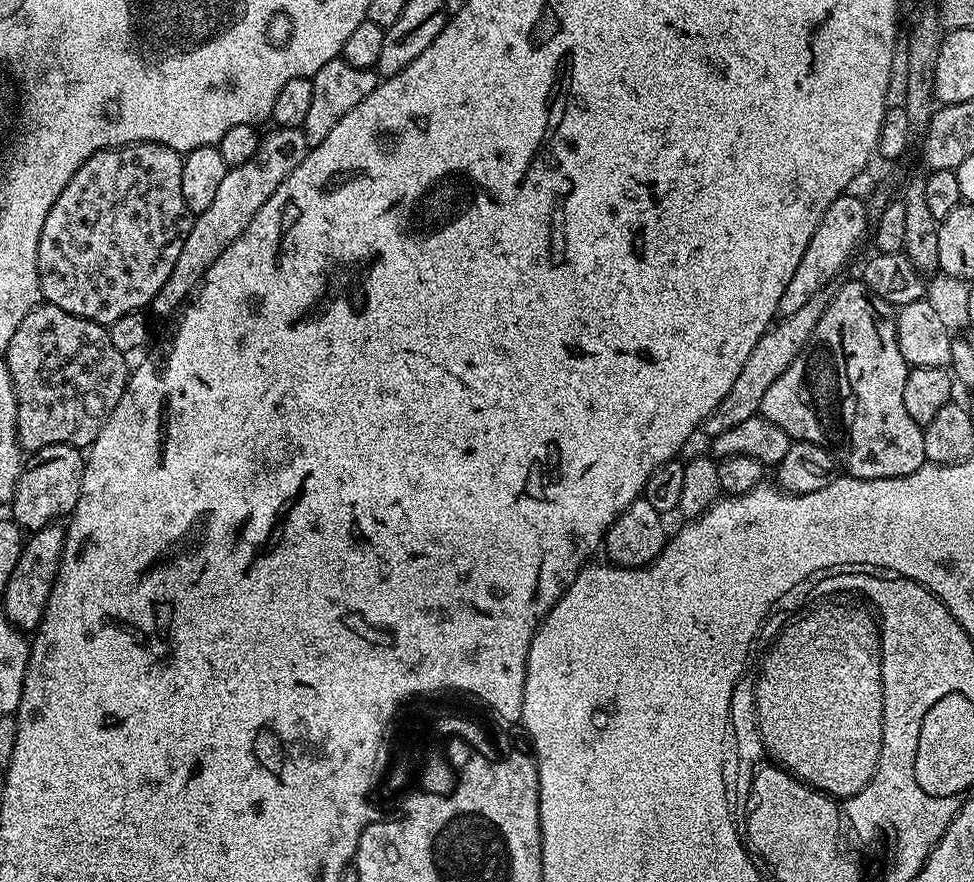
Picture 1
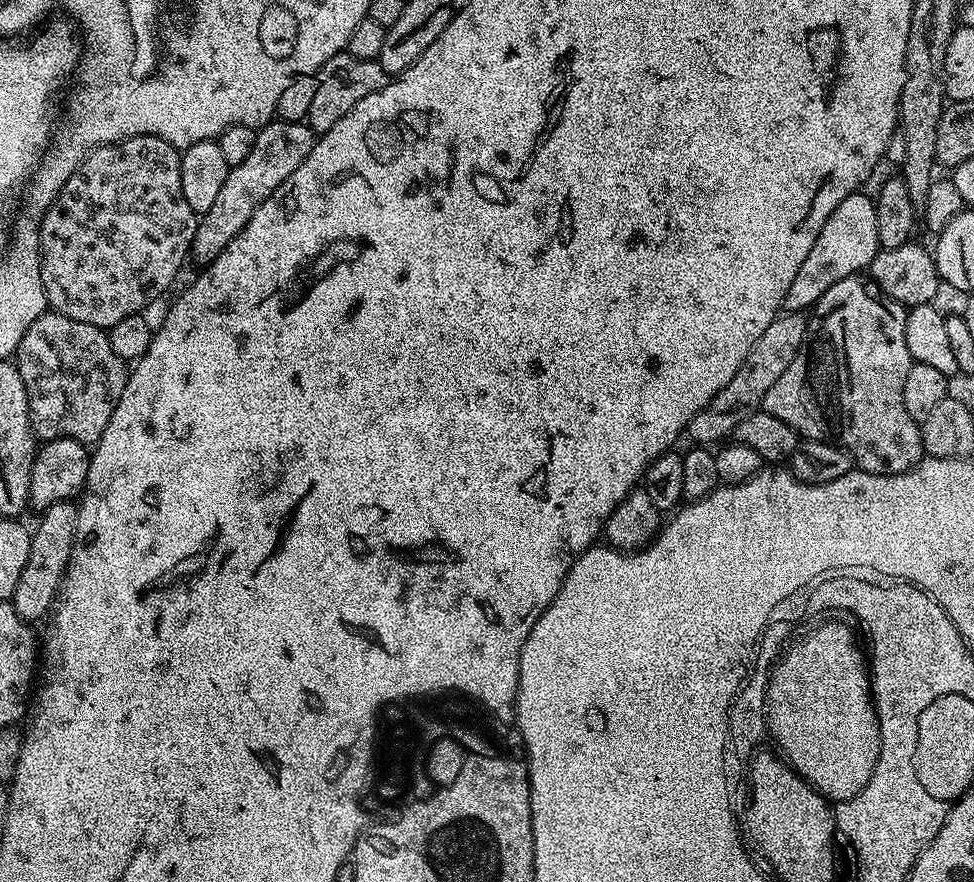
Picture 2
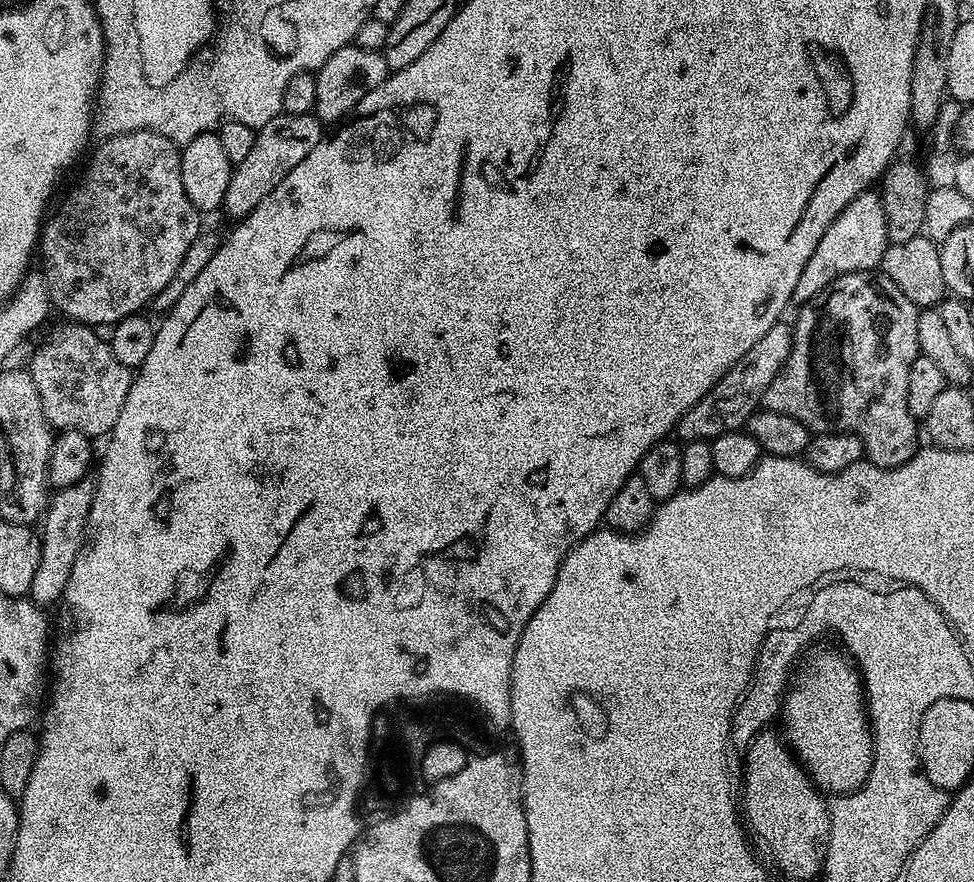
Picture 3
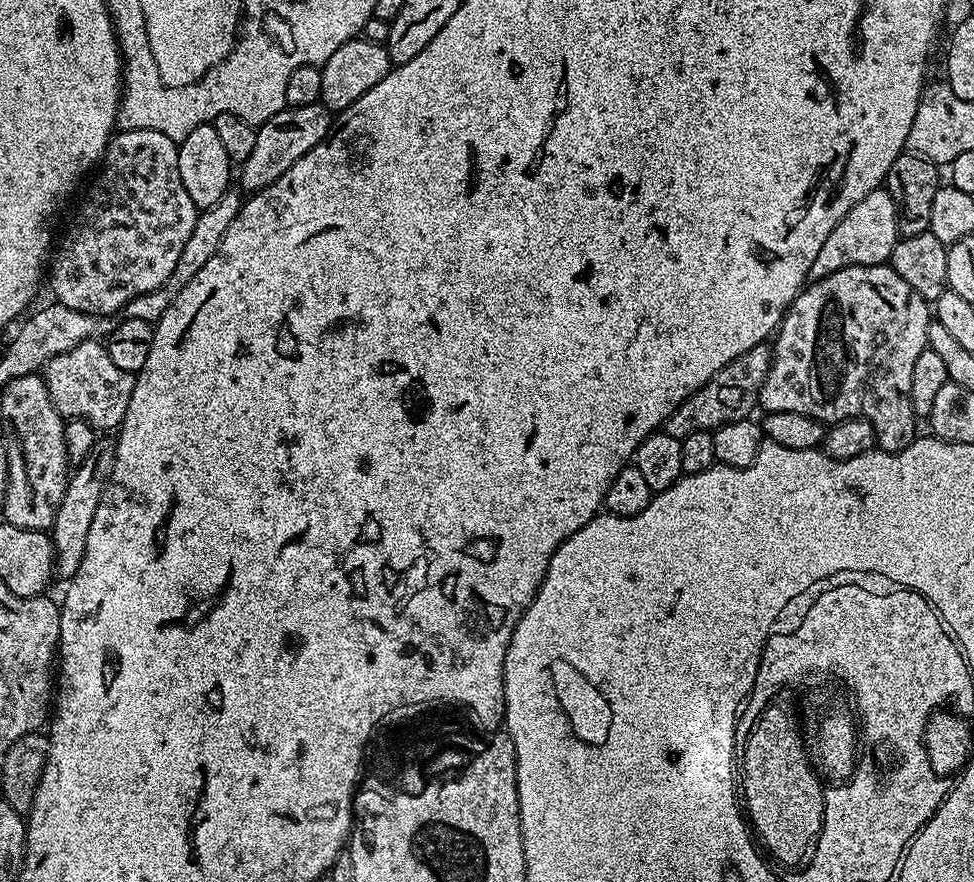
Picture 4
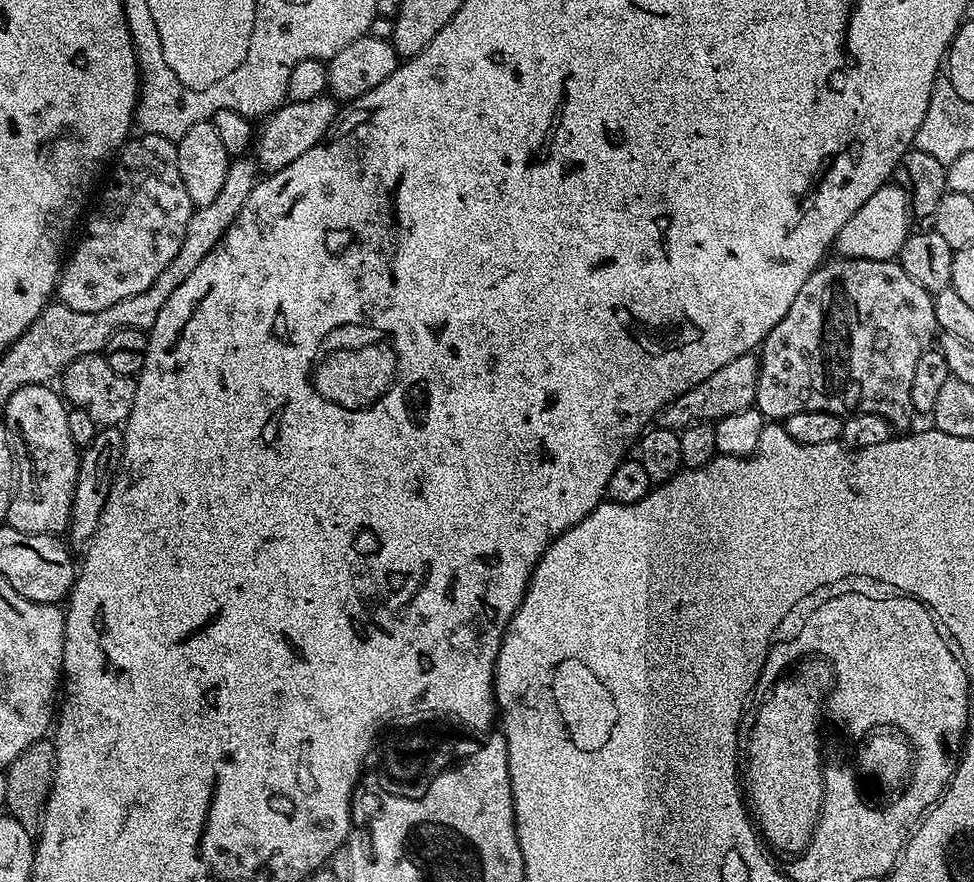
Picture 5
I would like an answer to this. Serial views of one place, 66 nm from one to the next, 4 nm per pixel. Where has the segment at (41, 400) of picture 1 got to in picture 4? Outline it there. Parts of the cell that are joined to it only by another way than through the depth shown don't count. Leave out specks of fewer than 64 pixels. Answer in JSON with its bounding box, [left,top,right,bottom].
[42,340,135,430]

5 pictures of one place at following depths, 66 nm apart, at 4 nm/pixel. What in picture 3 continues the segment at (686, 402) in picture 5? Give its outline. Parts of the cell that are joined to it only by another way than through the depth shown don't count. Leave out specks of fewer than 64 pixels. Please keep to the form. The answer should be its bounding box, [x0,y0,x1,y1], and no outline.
[674,322,792,442]

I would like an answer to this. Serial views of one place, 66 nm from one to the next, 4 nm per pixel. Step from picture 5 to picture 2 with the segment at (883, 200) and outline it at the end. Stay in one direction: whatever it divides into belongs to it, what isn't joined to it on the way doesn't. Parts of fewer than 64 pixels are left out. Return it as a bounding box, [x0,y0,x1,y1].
[786,190,881,310]

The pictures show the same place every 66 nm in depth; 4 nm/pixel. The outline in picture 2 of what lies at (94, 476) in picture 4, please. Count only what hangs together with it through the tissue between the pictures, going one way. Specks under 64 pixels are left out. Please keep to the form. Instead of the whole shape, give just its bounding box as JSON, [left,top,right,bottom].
[10,500,78,622]

